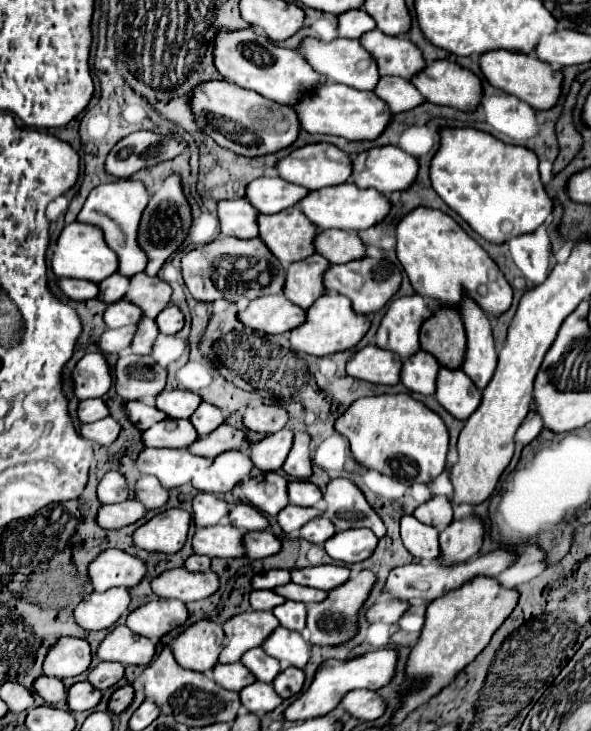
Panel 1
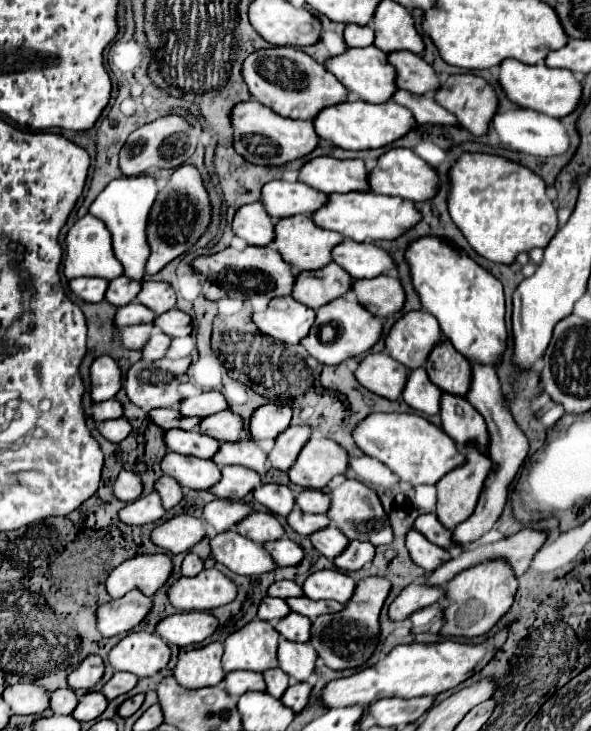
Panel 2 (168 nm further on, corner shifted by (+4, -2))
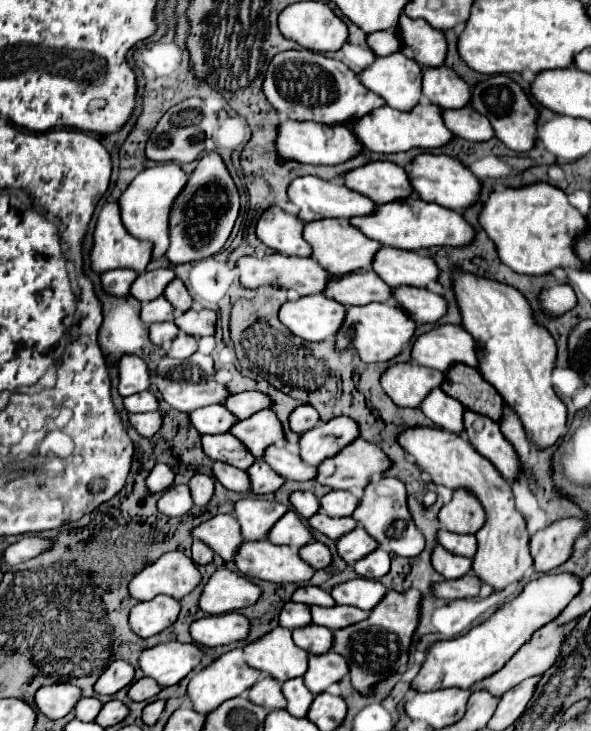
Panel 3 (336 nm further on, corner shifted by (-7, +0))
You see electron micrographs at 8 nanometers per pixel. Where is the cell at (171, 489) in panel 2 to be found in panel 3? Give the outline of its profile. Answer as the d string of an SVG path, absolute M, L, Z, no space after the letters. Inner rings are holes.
M196 473L190 481L188 481L188 487L190 487L190 495L192 495L192 501L194 505L202 507L210 501L212 493L214 493L214 479L210 475L204 475L204 473Z

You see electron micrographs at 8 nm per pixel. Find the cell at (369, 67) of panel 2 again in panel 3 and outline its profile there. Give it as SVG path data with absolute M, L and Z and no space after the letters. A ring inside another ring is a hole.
M402 51L376 57L376 61L360 73L360 81L372 93L380 95L386 105L400 111L412 109L422 95L422 67Z

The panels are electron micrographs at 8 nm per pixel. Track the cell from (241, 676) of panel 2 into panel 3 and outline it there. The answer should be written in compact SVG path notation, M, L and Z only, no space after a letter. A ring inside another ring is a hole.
M268 675L262 677L258 683L254 683L248 689L248 699L256 705L262 705L268 711L286 707L286 699L280 691L280 683L274 677L268 677Z

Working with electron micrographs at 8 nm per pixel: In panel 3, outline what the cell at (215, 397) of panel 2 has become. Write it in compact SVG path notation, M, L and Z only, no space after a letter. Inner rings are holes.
M248 391L248 393L232 393L222 401L222 407L226 407L234 417L246 419L252 413L270 407L270 397L258 391Z

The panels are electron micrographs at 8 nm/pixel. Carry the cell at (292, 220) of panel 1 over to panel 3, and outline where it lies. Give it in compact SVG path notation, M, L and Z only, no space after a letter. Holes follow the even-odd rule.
M320 219L310 221L304 225L304 241L312 247L312 259L318 261L328 273L340 277L344 273L350 273L352 269L370 269L370 261L374 253L380 249L378 241L368 239L358 229L354 229L348 219Z

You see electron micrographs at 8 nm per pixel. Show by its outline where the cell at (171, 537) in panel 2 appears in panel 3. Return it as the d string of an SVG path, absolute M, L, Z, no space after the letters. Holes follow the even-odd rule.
M220 513L198 527L192 529L192 537L196 541L206 543L214 553L218 553L224 561L232 561L234 549L242 543L240 537L240 525L234 517L234 513Z

